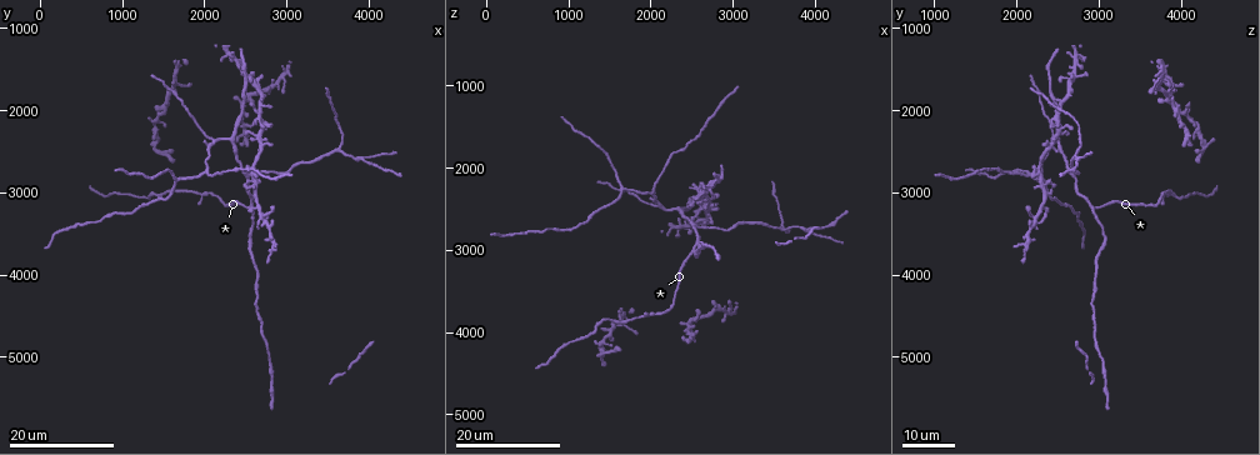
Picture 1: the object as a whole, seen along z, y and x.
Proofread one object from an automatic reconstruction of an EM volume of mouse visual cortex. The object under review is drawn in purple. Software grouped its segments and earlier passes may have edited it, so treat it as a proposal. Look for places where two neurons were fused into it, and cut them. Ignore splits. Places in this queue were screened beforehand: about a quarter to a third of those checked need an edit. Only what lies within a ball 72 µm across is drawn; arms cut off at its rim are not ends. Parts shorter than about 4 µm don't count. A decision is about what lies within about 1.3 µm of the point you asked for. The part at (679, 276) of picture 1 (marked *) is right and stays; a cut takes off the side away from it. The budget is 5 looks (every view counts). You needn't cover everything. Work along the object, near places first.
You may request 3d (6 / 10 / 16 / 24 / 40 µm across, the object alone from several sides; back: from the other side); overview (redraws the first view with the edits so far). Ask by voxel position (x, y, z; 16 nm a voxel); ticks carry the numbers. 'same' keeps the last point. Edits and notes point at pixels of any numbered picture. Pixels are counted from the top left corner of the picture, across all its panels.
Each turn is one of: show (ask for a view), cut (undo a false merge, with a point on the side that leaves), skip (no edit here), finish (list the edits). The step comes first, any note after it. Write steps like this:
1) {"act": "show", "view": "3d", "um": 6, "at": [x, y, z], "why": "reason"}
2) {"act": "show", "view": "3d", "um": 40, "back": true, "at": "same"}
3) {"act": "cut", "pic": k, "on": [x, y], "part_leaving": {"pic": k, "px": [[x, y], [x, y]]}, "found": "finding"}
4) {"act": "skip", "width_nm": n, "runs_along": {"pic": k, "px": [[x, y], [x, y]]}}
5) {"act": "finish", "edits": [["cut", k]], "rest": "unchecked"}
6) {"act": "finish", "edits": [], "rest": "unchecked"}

{"act": "show", "view": "3d", "um": 16, "at": [1700, 2850, 2250], "why": "two arms in line, one across"}

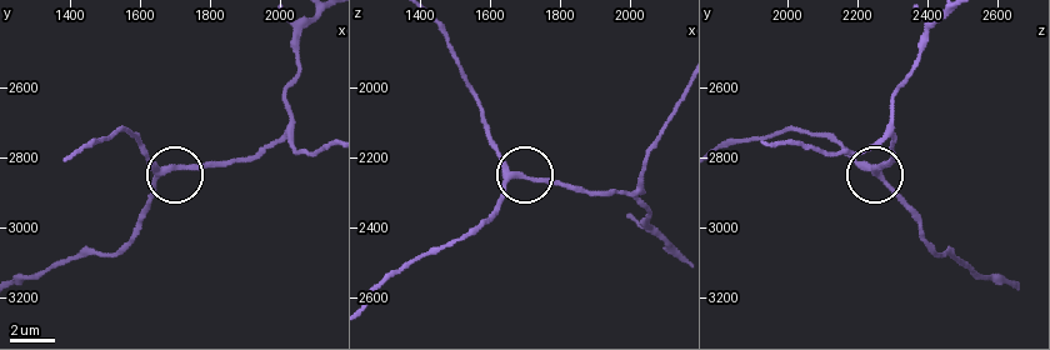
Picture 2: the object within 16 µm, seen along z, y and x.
{"act": "show", "view": "3d", "um": 10, "at": [1650, 2850, 2250]}

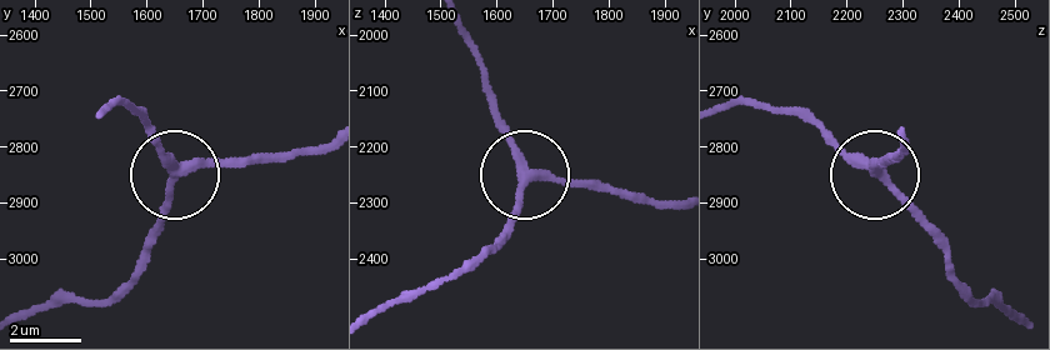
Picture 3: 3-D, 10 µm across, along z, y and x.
{"act": "skip", "width_nm": 270, "found": "all the same neuron"}

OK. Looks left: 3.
{"act": "show", "view": "3d", "um": 24, "at": [3650, 2450, 2750], "why": "three arms meet"}

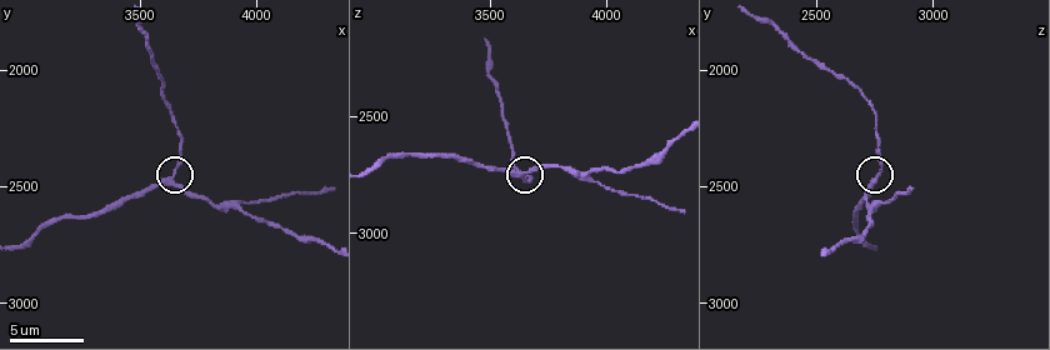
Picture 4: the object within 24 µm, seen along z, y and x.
{"act": "show", "view": "3d", "um": 6, "at": [3640, 2480, 2760], "why": "zoom in"}

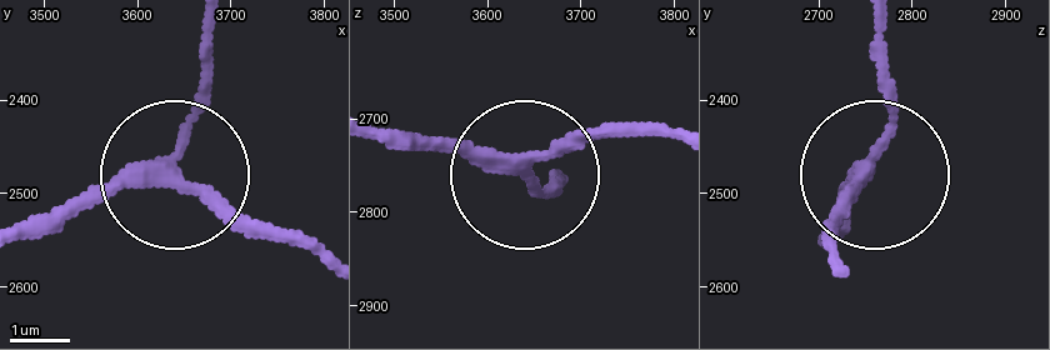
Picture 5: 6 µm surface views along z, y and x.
{"act": "skip", "runs_along": {"pic": 5, "px": [[28, 234], [131, 189], [191, 184], [291, 244]]}, "found": "continuous, no second neuron"}

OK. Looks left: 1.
{"act": "show", "view": "3d", "um": 16, "at": [3920, 2600, 2740], "why": "a fork"}

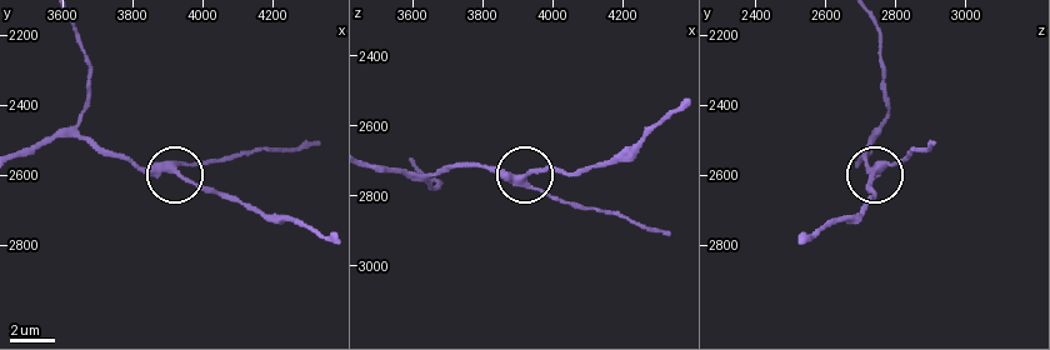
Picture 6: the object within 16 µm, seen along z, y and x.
{"act": "skip", "runs_along": {"pic": 6, "px": [[21, 155], [60, 138], [83, 138], [161, 171], [221, 160]]}, "found": "one neuron here"}

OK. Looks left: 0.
{"act": "finish", "edits": [], "rest": "unchecked"}

